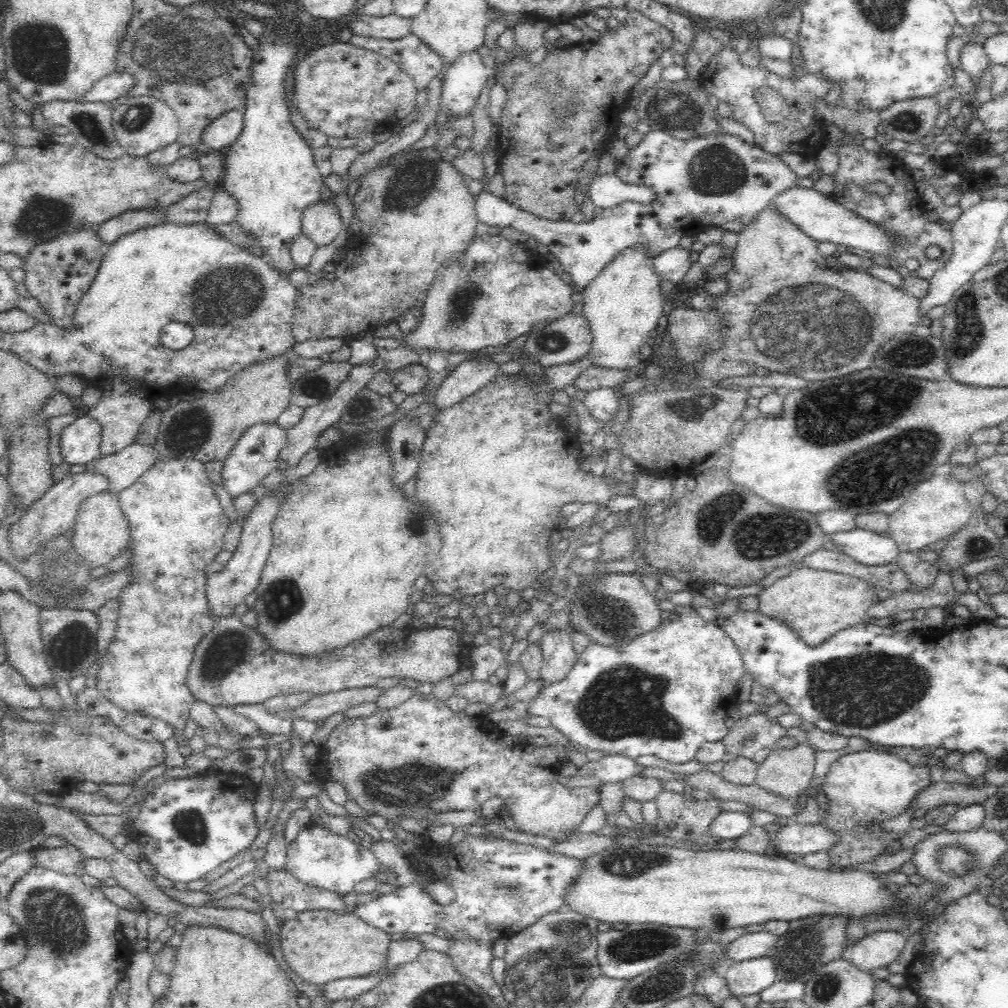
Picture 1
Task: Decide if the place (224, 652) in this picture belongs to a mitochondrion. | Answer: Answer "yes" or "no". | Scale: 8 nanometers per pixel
yes

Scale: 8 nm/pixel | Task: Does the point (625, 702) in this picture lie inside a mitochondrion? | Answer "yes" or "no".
yes

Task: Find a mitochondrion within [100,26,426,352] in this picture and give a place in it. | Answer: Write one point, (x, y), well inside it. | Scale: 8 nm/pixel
(222, 295)

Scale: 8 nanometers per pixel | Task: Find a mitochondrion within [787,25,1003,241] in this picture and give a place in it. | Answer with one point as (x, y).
(906, 121)

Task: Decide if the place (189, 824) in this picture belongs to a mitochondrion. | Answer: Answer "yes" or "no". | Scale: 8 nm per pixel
yes

